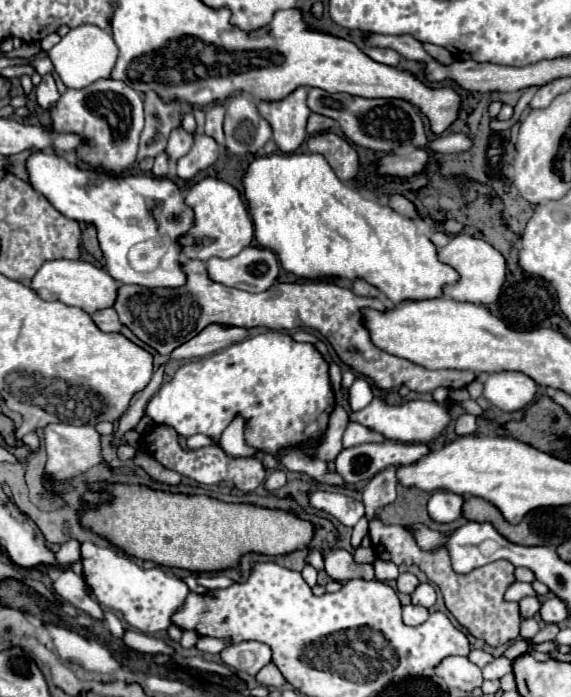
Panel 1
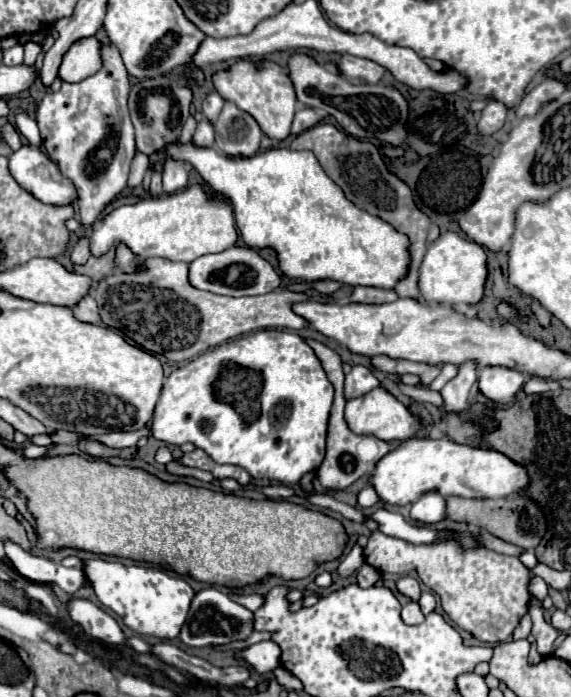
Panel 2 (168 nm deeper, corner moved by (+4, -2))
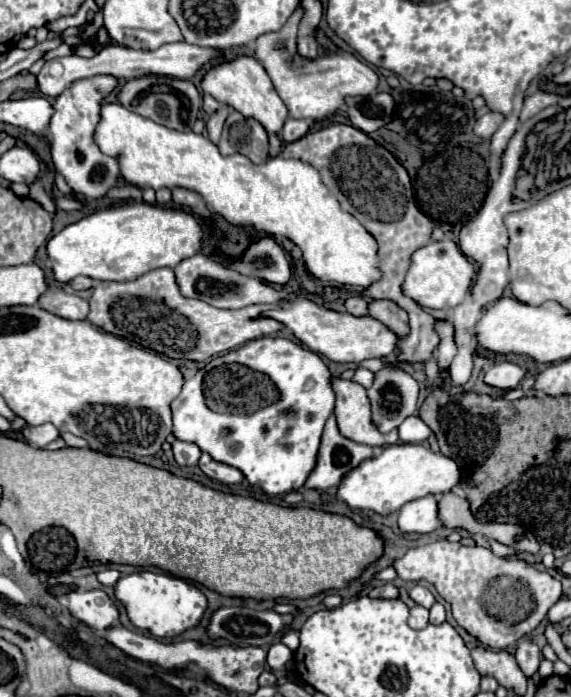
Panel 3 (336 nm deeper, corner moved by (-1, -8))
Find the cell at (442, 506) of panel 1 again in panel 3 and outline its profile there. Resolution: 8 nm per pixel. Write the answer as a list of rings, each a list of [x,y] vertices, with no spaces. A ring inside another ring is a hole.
[[[426,496],[424,500],[404,504],[404,508],[400,508],[398,514],[398,526],[406,534],[430,534],[442,526],[438,516],[438,502],[434,496]]]

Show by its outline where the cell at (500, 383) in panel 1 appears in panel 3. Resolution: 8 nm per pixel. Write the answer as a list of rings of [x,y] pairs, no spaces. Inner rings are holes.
[[[502,360],[502,362],[498,362],[498,364],[494,364],[486,370],[484,382],[488,386],[494,386],[494,388],[500,388],[500,390],[508,392],[508,390],[518,388],[518,384],[522,382],[524,376],[526,376],[526,372],[524,372],[522,366]]]

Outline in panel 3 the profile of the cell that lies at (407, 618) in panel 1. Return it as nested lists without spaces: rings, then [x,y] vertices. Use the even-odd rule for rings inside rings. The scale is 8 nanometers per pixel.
[[[414,606],[414,608],[410,610],[408,624],[410,624],[410,628],[414,628],[414,630],[426,628],[426,626],[428,626],[428,610],[422,608],[422,606]]]

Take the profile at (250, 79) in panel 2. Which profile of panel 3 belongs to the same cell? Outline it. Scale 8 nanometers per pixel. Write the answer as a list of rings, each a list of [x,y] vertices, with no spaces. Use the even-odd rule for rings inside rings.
[[[238,56],[236,60],[222,62],[220,66],[214,66],[202,80],[202,90],[206,94],[212,94],[220,104],[228,104],[240,114],[258,120],[268,134],[282,132],[284,122],[288,120],[288,108],[278,96],[270,76],[266,74],[264,66],[252,58],[252,56]]]

